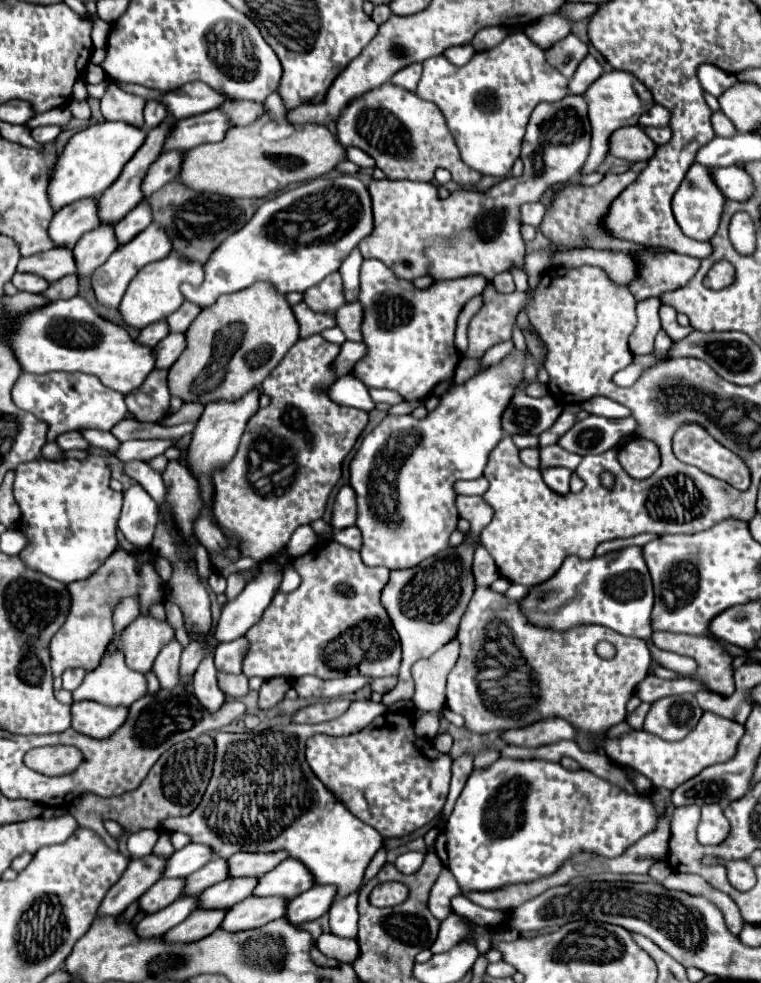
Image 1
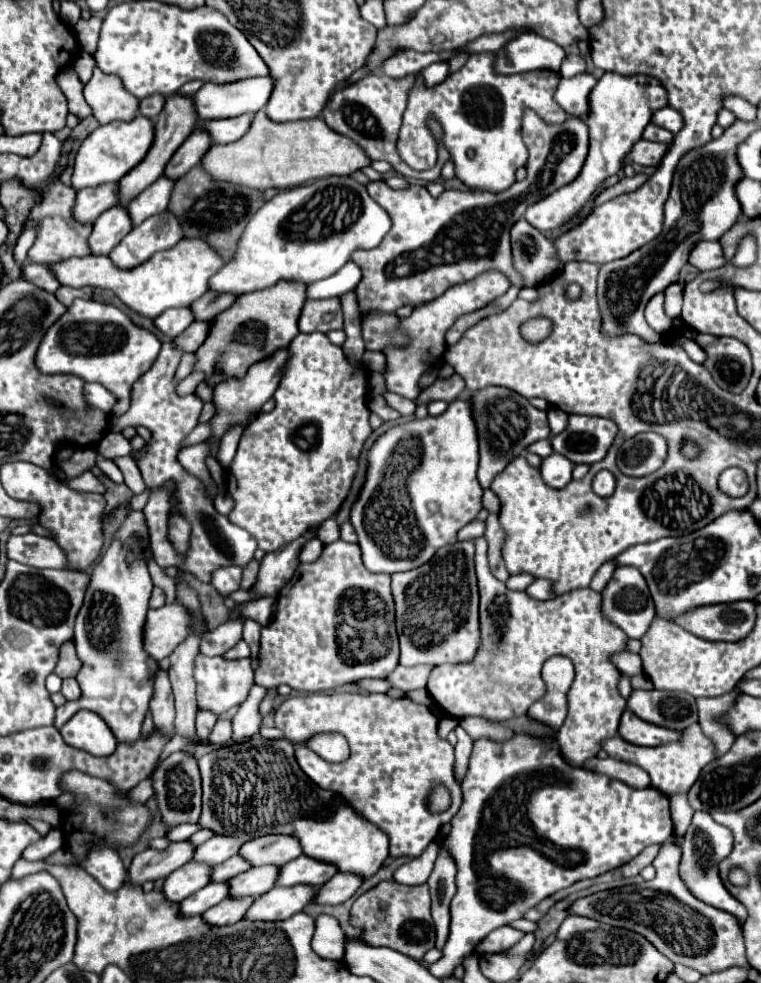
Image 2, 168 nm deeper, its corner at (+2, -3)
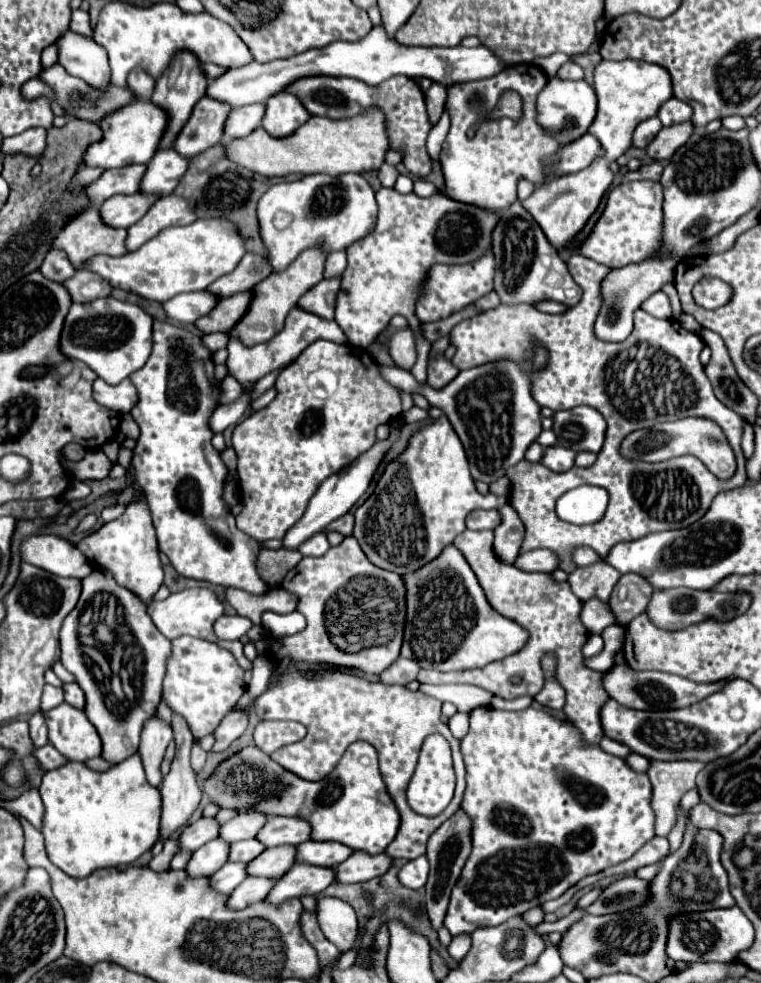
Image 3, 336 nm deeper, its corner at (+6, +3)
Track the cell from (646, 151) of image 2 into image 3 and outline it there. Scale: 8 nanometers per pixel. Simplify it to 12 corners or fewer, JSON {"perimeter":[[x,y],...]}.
{"perimeter":[[689,121],[663,127],[645,147],[655,161],[669,159],[689,139]]}

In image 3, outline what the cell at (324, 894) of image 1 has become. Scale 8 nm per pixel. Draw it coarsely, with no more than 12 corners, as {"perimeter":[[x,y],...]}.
{"perimeter":[[355,851],[335,867],[337,883],[363,883],[383,875],[393,859]]}

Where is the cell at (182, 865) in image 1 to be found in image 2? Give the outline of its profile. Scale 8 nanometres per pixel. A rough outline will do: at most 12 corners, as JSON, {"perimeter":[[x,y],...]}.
{"perimeter":[[215,835],[199,845],[193,861],[219,865],[239,853],[243,841]]}

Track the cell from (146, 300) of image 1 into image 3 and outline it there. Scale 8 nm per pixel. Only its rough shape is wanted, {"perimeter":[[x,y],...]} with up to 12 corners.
{"perimeter":[[231,221],[163,229],[81,269],[149,301],[207,289],[233,271]]}

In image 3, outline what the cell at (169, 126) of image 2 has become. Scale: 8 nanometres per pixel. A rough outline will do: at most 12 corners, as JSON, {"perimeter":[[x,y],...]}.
{"perimeter":[[177,53],[151,101],[167,111],[167,149],[205,95],[193,53]]}

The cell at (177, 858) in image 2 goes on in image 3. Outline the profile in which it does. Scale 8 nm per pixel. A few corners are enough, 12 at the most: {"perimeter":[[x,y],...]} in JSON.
{"perimeter":[[199,819],[179,835],[179,851],[193,853],[219,835],[217,821]]}

